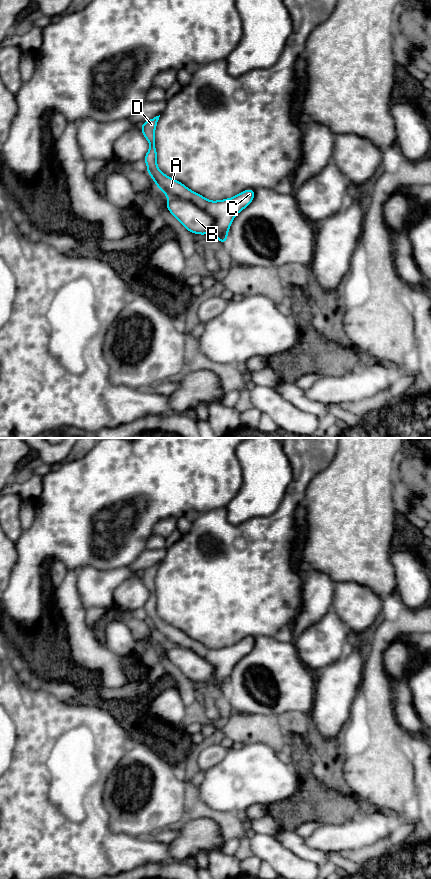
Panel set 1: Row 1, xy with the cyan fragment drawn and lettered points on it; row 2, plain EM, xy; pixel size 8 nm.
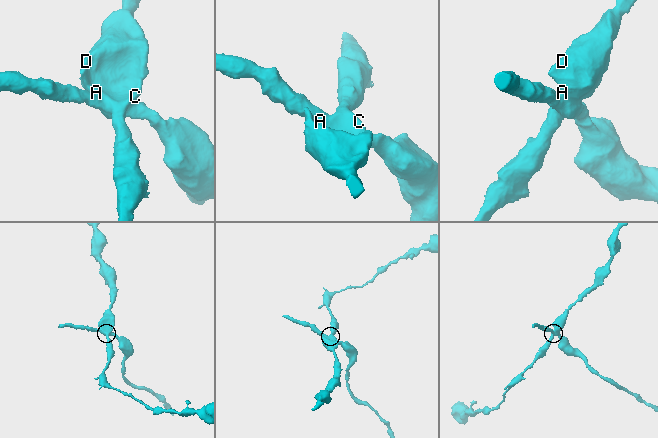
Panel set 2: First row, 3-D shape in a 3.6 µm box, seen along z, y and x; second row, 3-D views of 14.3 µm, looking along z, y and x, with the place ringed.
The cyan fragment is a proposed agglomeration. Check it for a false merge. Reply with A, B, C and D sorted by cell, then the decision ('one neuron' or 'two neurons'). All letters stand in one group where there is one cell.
groups A C D / B; two neurons

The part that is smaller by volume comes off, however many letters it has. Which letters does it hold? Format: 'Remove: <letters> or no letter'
Remove: B

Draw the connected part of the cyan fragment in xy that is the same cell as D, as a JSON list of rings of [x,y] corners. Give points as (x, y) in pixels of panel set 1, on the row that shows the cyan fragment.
[[[160,115],[147,120],[141,126],[142,134],[150,144],[143,159],[147,165],[147,173],[160,191],[168,197],[187,200],[211,215],[216,221],[213,235],[222,244],[226,244],[232,221],[239,212],[251,204],[255,196],[255,190],[246,189],[234,197],[211,201],[161,172],[157,166],[157,151],[155,148],[155,129],[159,117]]]

